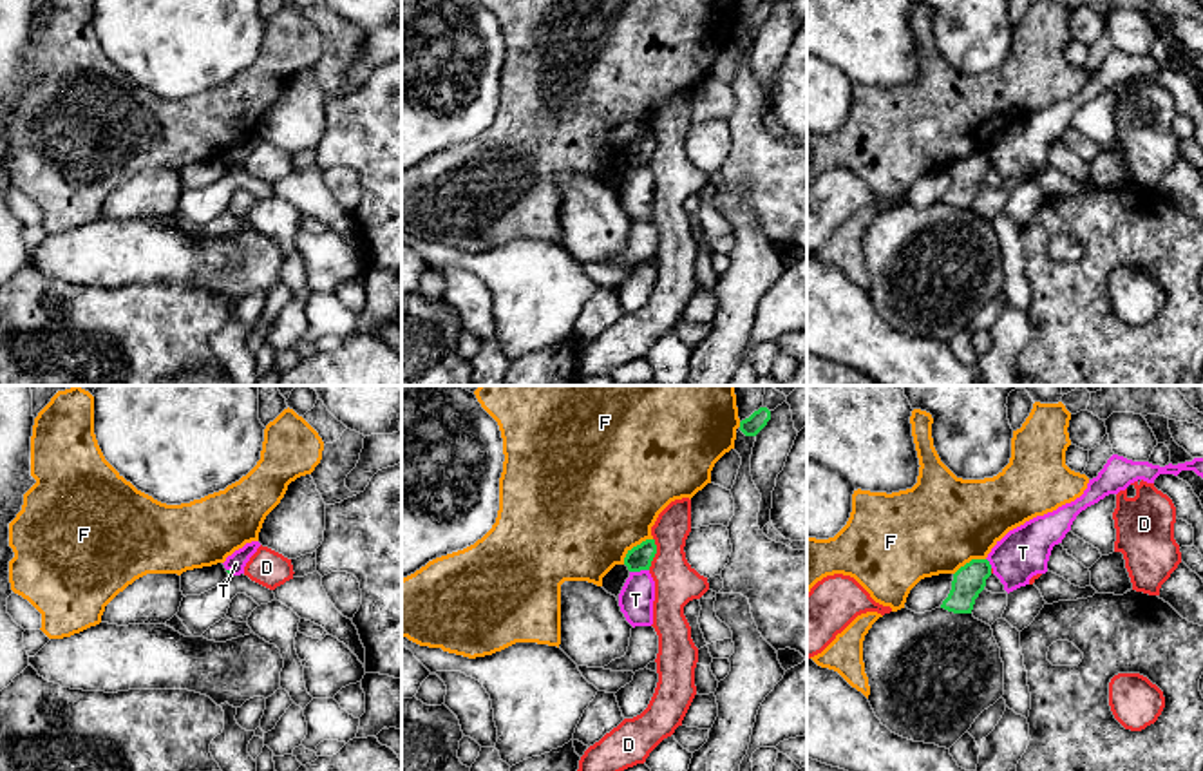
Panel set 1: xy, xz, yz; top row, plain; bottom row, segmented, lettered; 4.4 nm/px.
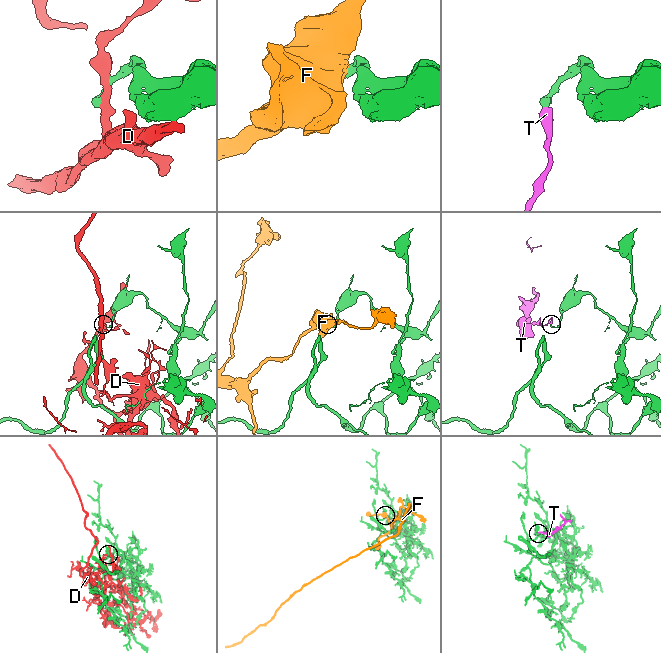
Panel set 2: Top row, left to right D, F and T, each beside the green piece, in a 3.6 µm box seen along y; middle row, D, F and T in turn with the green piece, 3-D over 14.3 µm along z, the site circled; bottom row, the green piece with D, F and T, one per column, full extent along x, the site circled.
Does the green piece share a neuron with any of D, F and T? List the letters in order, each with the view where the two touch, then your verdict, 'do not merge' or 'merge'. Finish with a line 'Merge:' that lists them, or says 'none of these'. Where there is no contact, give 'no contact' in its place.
D: xz | do not merge
F: xz | do not merge
T: xz | do not merge
Merge: none of these

